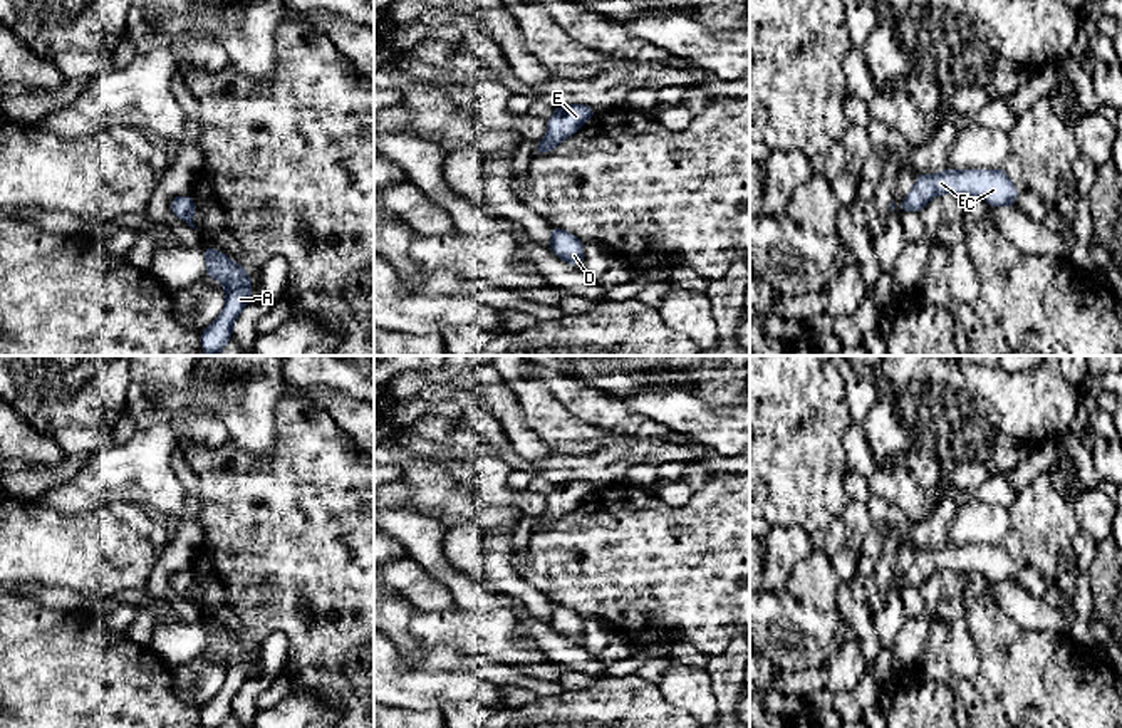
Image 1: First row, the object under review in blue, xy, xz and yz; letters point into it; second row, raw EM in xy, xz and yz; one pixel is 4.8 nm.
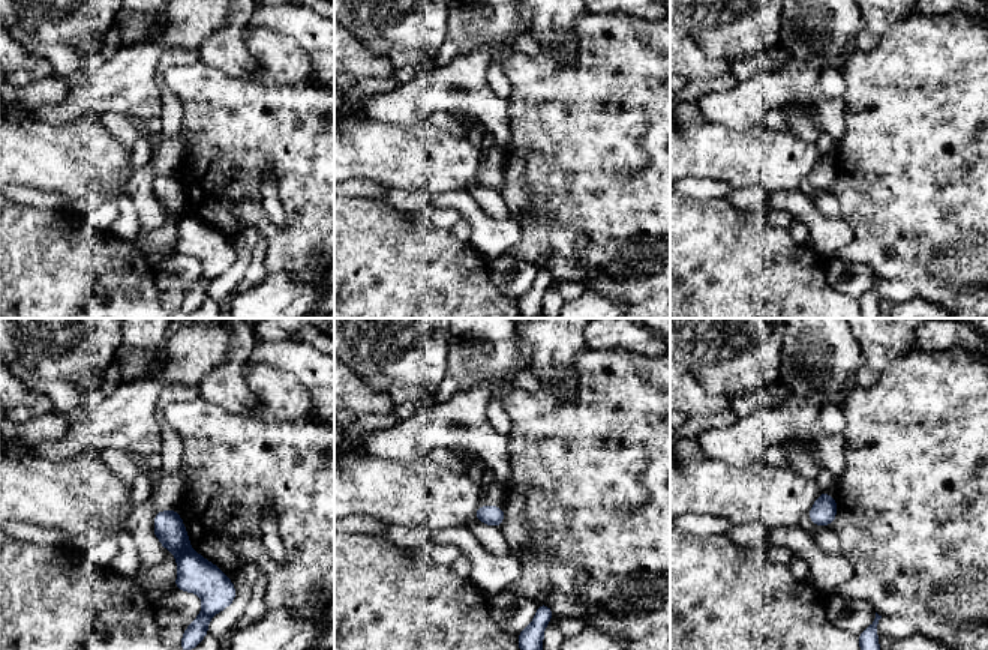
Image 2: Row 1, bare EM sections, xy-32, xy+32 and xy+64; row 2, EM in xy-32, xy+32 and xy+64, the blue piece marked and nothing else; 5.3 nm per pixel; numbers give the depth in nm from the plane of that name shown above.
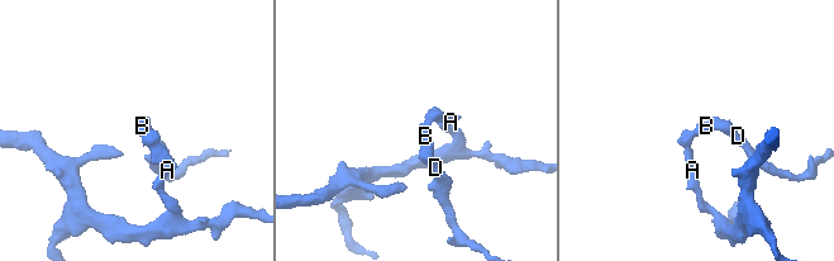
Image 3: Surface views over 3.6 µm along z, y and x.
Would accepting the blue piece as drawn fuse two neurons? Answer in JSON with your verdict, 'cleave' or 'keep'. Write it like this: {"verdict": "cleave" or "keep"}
{"verdict": "keep"}

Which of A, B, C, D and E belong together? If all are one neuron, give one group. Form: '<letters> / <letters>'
A B C D E

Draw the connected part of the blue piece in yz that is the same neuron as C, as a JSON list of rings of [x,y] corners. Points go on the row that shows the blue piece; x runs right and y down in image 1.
[[[946,168],[939,174],[917,174],[914,188],[901,203],[899,211],[921,211],[936,195],[979,196],[990,206],[1015,206],[1018,188],[1001,168],[964,169]]]

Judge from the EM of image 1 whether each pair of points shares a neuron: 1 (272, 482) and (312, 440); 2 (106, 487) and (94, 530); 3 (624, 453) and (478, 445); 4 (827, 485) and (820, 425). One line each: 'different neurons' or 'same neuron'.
1: same neuron
2: different neurons
3: same neuron
4: same neuron

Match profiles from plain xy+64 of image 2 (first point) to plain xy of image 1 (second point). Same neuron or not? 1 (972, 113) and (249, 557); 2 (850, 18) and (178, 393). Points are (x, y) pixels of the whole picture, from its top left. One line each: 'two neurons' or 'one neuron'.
1: one neuron
2: one neuron

